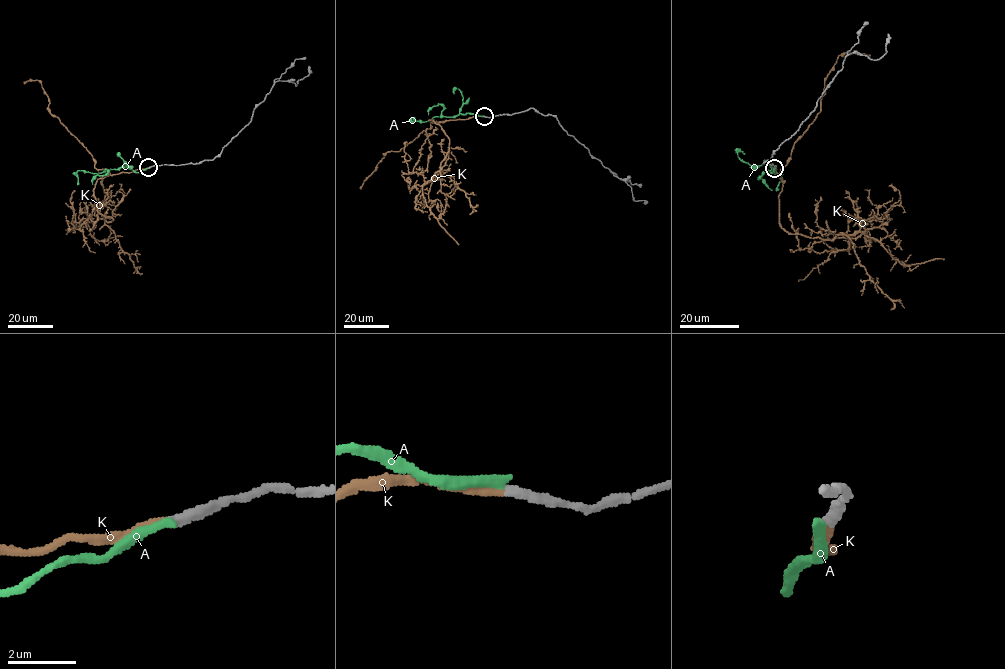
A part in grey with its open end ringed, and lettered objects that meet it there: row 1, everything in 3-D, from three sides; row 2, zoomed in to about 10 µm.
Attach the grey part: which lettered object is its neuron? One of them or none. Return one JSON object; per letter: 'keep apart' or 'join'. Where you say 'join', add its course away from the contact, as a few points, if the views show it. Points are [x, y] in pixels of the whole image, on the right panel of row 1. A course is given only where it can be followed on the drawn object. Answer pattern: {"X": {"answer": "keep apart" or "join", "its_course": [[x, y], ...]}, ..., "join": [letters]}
{"A": {"answer": "keep apart"}, "K": {"answer": "join", "its_course": [[774, 169], [782, 180], [779, 225], [789, 233], [832, 240], [862, 232], [801, 250], [789, 212]]}, "join": ["K"]}

